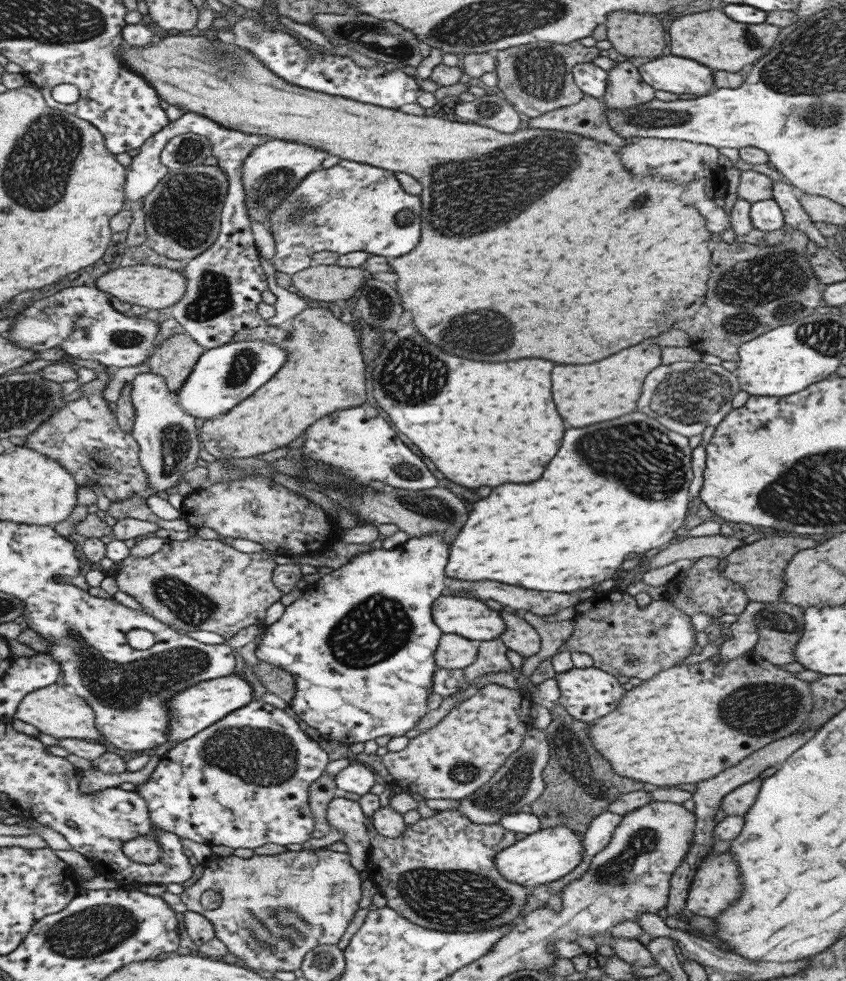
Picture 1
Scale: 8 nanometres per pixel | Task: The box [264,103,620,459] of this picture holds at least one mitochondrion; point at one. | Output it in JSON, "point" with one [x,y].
{"point":[495,189]}

